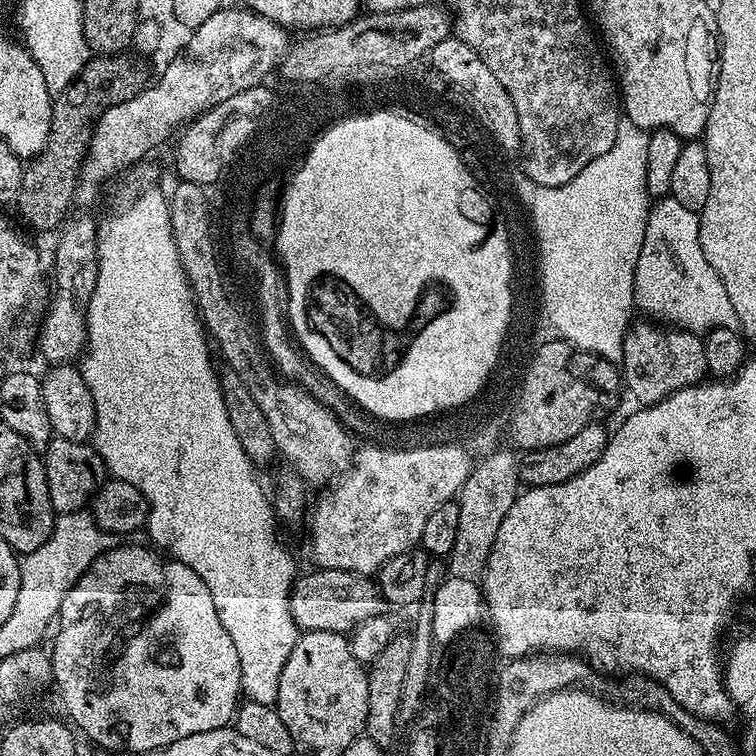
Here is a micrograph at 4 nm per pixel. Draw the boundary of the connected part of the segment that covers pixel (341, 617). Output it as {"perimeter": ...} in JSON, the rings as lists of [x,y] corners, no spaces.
{"perimeter":[[[321,567],[315,571],[309,576],[301,575],[292,585],[292,617],[297,629],[348,634],[368,619],[389,611],[390,605],[371,575]]]}

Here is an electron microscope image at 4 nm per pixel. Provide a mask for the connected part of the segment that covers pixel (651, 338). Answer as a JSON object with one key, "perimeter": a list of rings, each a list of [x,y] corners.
{"perimeter":[[[644,322],[629,327],[625,334],[624,357],[622,361],[622,384],[628,387],[628,392],[637,401],[640,406],[651,406],[662,402],[672,393],[683,388],[695,388],[708,376],[708,367],[706,366],[706,350],[704,341],[697,333],[685,332],[683,330],[673,330],[668,326],[657,326],[652,322]]]}

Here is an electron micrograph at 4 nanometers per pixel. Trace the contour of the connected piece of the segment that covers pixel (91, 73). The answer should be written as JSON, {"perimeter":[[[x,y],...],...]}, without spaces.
{"perimeter":[[[120,54],[91,57],[77,76],[55,93],[47,142],[24,164],[20,193],[14,201],[15,207],[20,207],[21,218],[30,227],[48,232],[51,228],[59,229],[65,223],[64,214],[76,197],[80,166],[101,113],[128,100],[135,93],[134,68],[124,58]]]}

